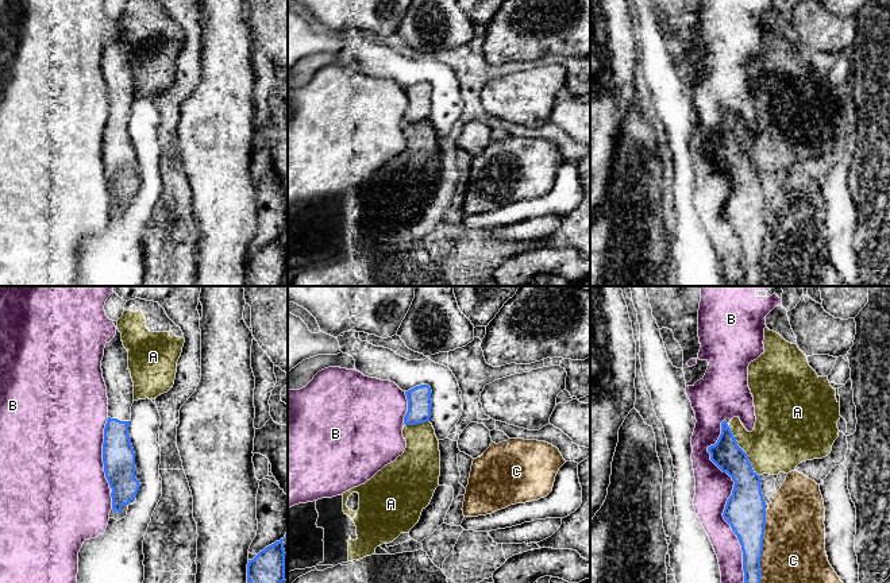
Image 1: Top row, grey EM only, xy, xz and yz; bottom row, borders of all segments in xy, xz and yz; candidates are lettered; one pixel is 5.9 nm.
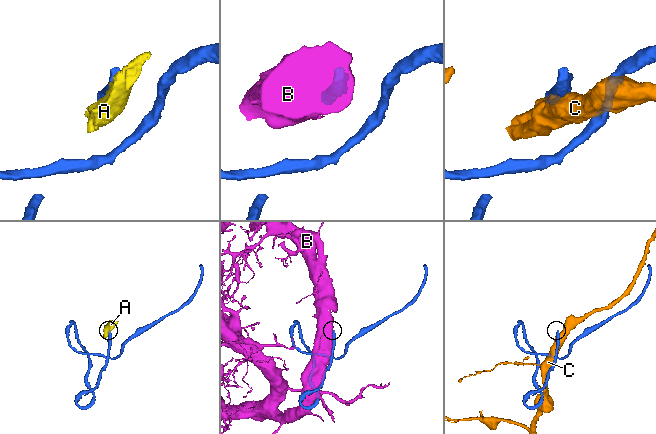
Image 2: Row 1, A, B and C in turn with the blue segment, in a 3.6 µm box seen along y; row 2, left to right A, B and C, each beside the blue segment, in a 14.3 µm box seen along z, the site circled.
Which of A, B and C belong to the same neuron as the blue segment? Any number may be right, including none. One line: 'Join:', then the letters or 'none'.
Join: none

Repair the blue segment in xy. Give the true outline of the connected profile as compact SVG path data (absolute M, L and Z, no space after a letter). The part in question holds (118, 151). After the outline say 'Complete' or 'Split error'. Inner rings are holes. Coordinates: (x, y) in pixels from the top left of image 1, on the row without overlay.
M117 19L113 22L116 32L105 42L101 58L108 94L103 161L105 175L112 186L112 208L122 211L122 204L136 196L140 181L135 175L135 150L128 132L134 80L128 67L128 49L123 43Z. Split error

